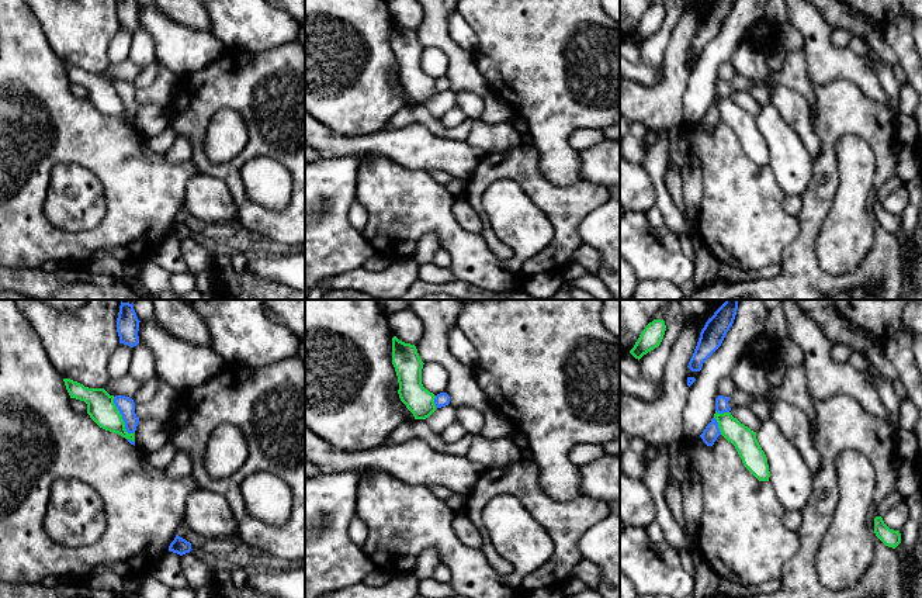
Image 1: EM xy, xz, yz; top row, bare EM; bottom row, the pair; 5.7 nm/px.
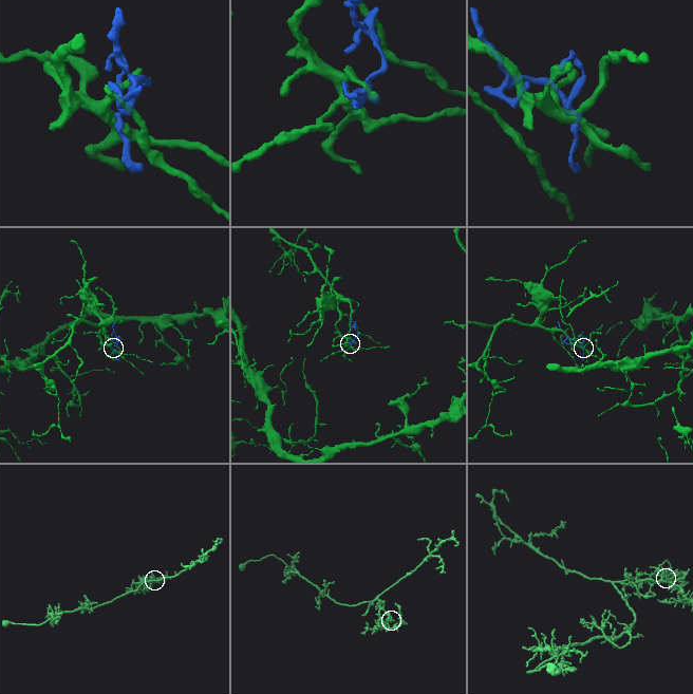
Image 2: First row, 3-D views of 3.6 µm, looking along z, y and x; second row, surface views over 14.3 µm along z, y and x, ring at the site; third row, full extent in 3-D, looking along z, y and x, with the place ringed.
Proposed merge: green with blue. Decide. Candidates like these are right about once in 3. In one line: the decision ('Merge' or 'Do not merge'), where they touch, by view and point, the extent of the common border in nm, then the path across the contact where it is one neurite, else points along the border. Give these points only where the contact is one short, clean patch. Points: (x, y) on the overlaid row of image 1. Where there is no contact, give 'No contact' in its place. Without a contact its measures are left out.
Do not merge. Touches green at xy (121, 417). Shared border 240 nm. Boundary: xy (113, 397), (113, 403), (122, 417), (124, 428), (132, 434)

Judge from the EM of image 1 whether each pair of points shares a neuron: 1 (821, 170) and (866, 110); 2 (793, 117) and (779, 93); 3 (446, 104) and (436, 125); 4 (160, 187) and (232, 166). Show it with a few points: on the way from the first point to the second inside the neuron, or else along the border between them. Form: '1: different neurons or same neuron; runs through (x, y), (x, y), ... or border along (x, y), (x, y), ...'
1: same neuron; runs through (828, 154), (828, 140), (849, 118)
2: same neuron; runs through (793, 111), (793, 107), (784, 99)
3: different neurons; border along (425, 104), (440, 120)
4: different neurons; border along (190, 159), (198, 172)

